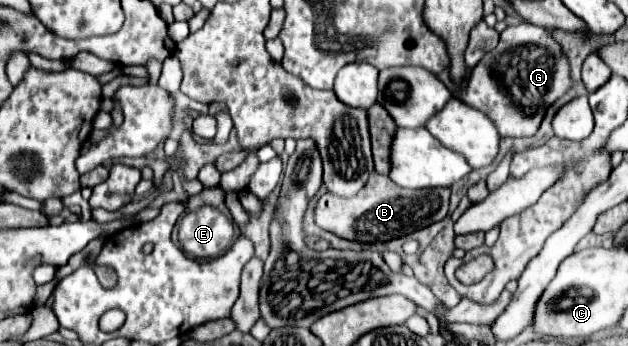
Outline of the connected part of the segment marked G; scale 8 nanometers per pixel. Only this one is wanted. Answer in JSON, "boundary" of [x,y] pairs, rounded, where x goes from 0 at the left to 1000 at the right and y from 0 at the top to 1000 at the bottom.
{"boundary":[[[830,64],[798,92],[791,139],[775,150],[747,214],[744,243],[728,254],[728,283],[779,329],[798,393],[830,399],[855,387],[871,312],[909,249],[909,191],[884,104],[861,75]]]}

